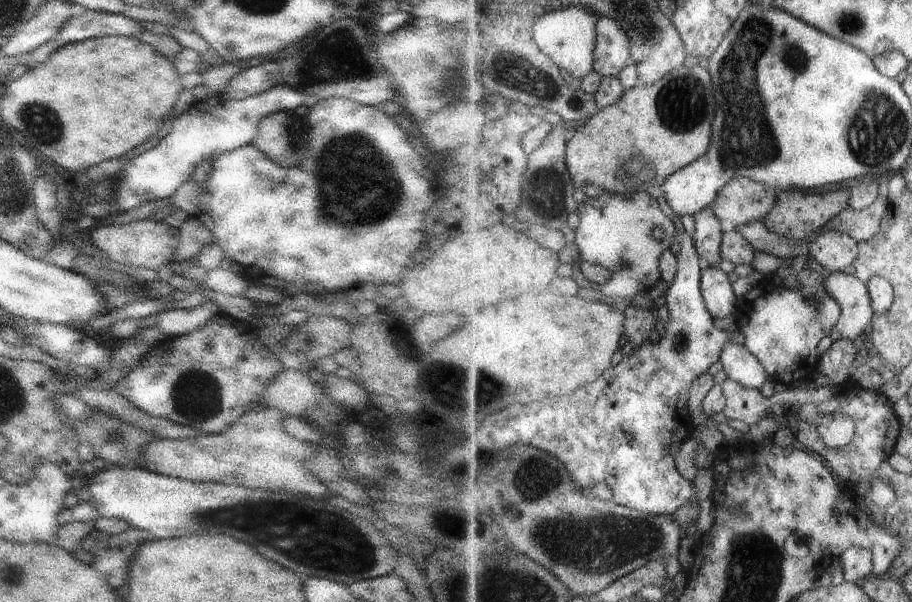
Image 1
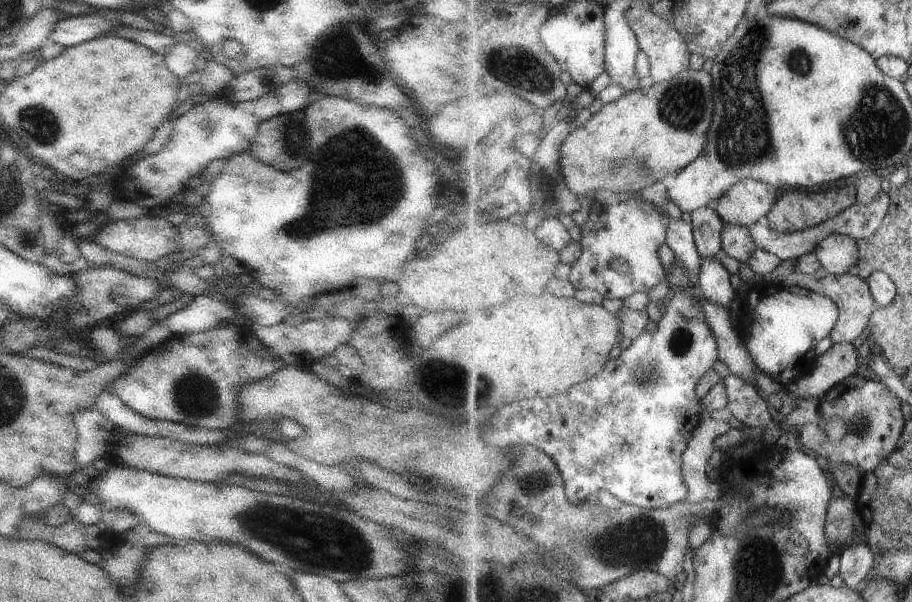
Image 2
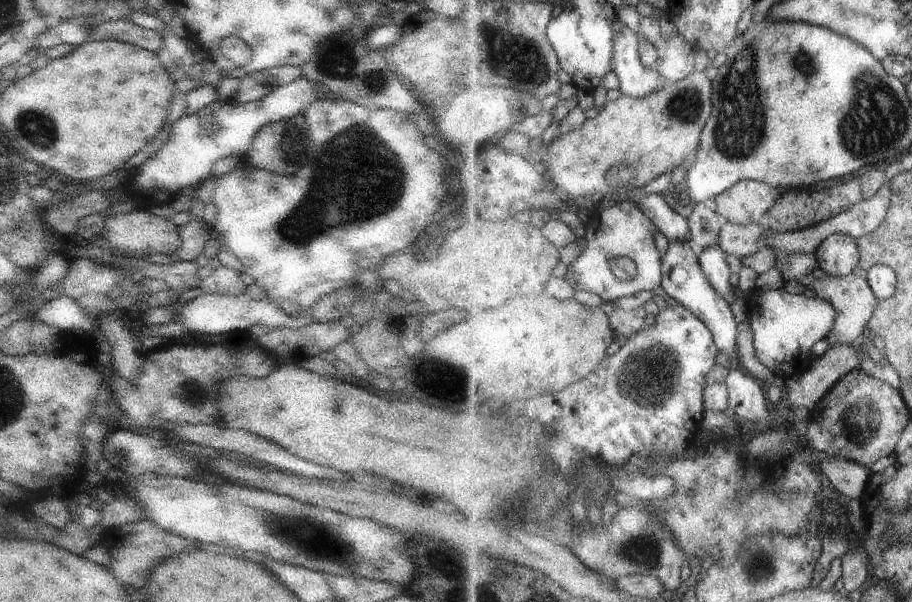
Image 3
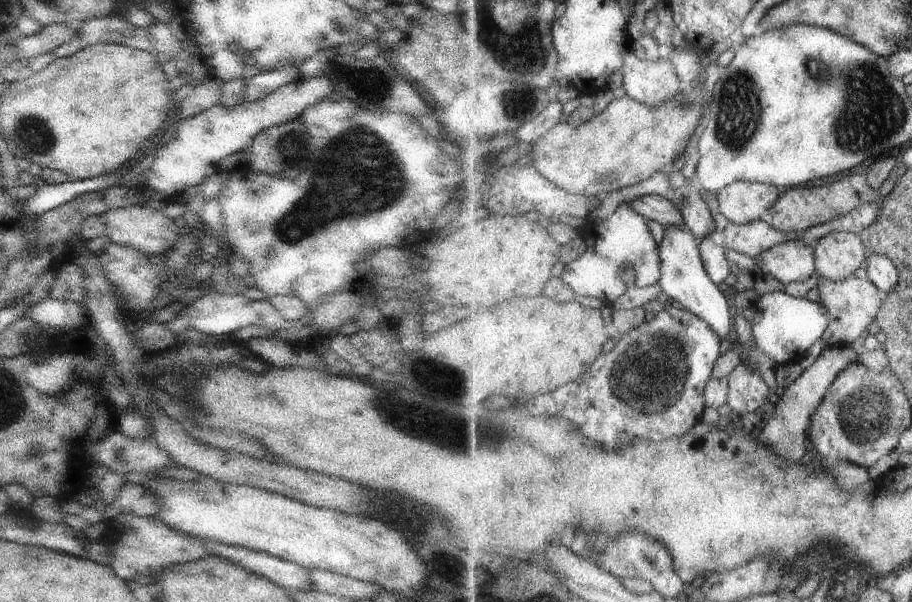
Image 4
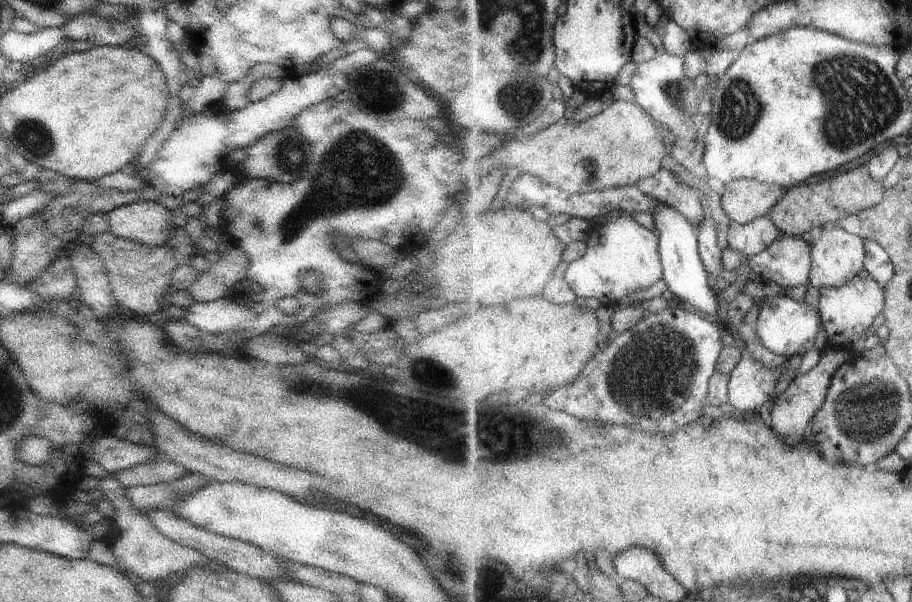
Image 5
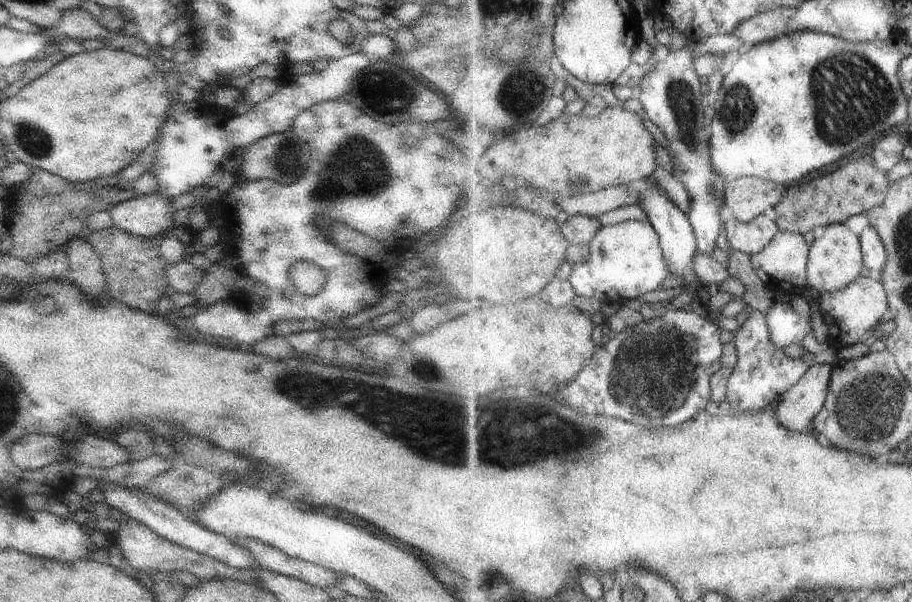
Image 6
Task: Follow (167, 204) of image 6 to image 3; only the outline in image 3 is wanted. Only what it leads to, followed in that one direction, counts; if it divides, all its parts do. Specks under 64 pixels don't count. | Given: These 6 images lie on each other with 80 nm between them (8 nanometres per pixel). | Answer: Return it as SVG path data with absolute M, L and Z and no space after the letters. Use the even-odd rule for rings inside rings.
M141 209L107 215L101 239L107 240L111 247L118 249L122 254L131 251L137 256L148 256L149 254L173 256L180 245L178 226L173 221Z

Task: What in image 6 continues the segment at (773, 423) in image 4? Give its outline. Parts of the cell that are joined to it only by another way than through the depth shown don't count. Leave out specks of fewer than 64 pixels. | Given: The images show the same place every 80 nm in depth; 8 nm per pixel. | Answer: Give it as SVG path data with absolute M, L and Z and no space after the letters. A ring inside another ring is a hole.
M835 356L829 364L811 365L792 389L777 400L776 417L790 431L803 432L825 406L834 366L840 362Z

